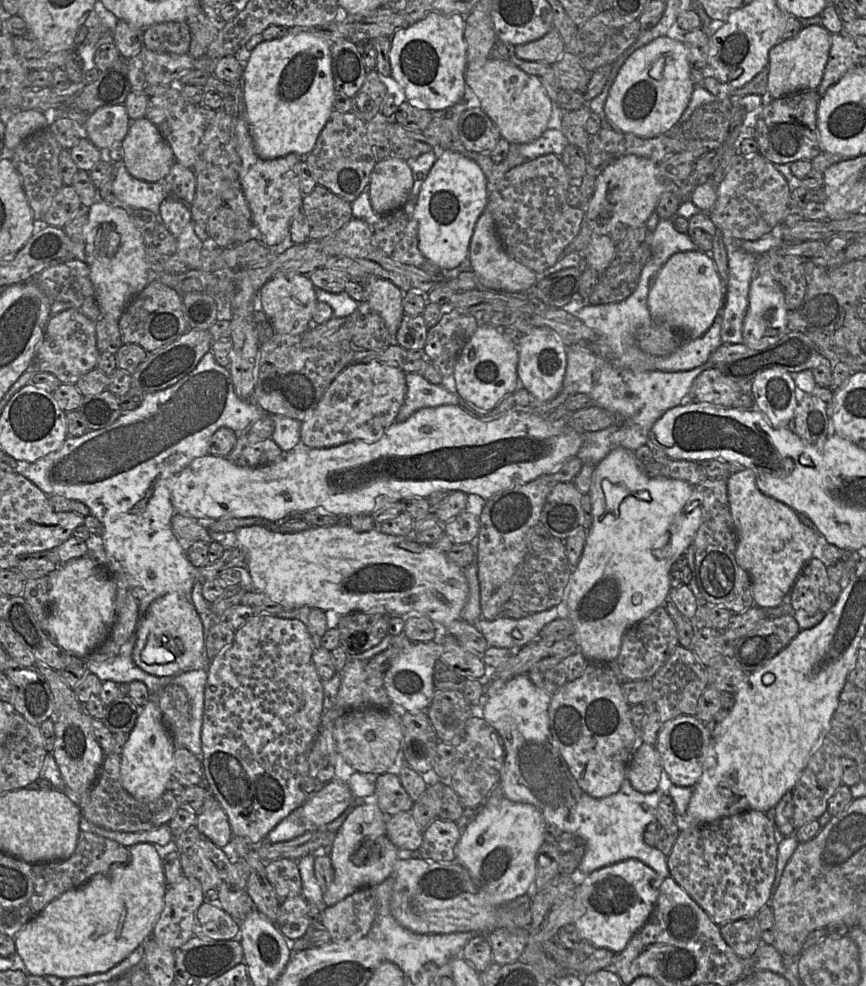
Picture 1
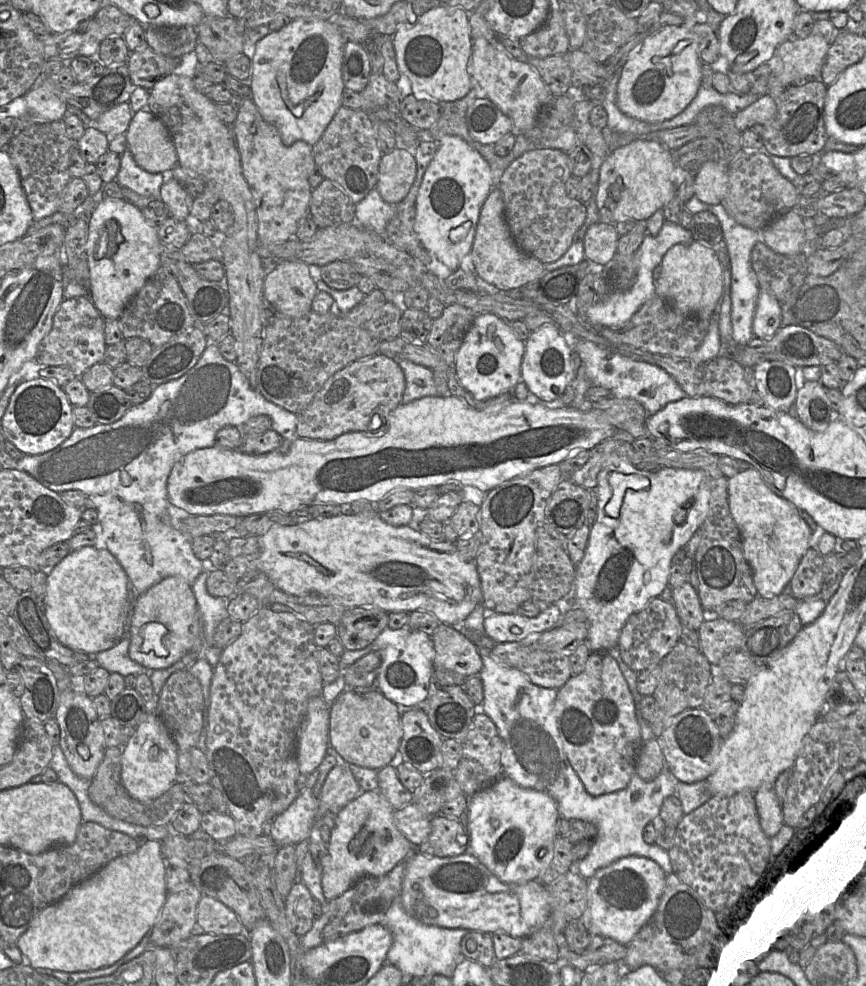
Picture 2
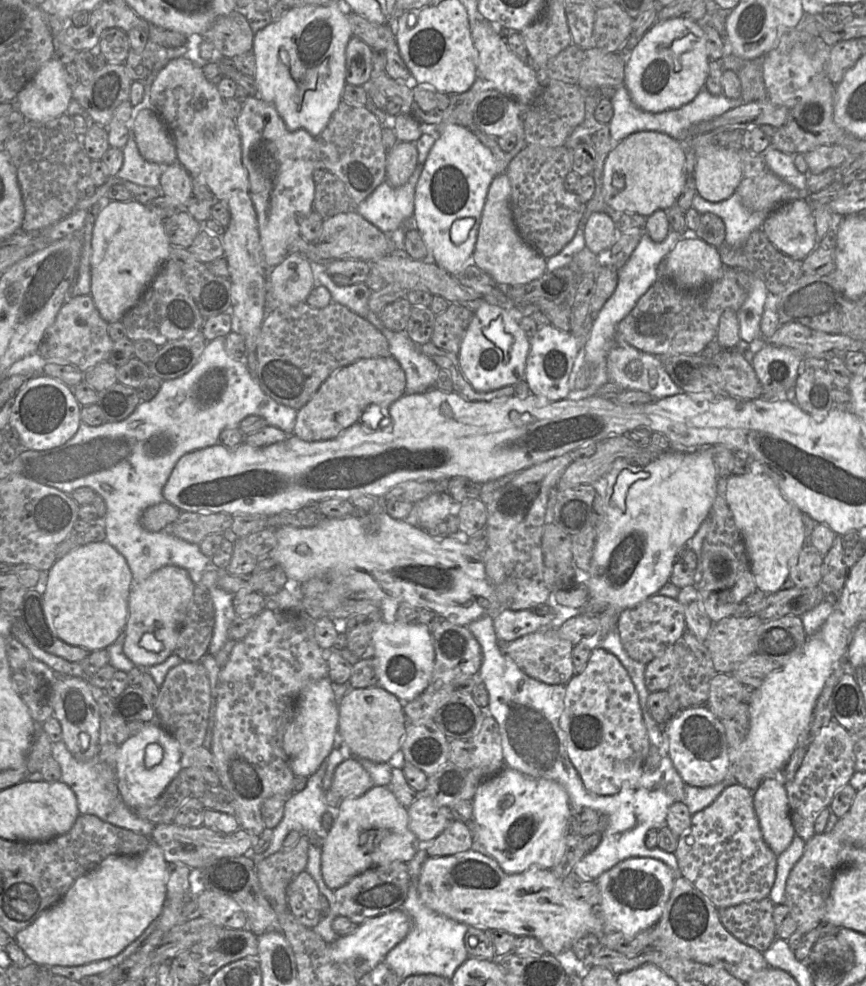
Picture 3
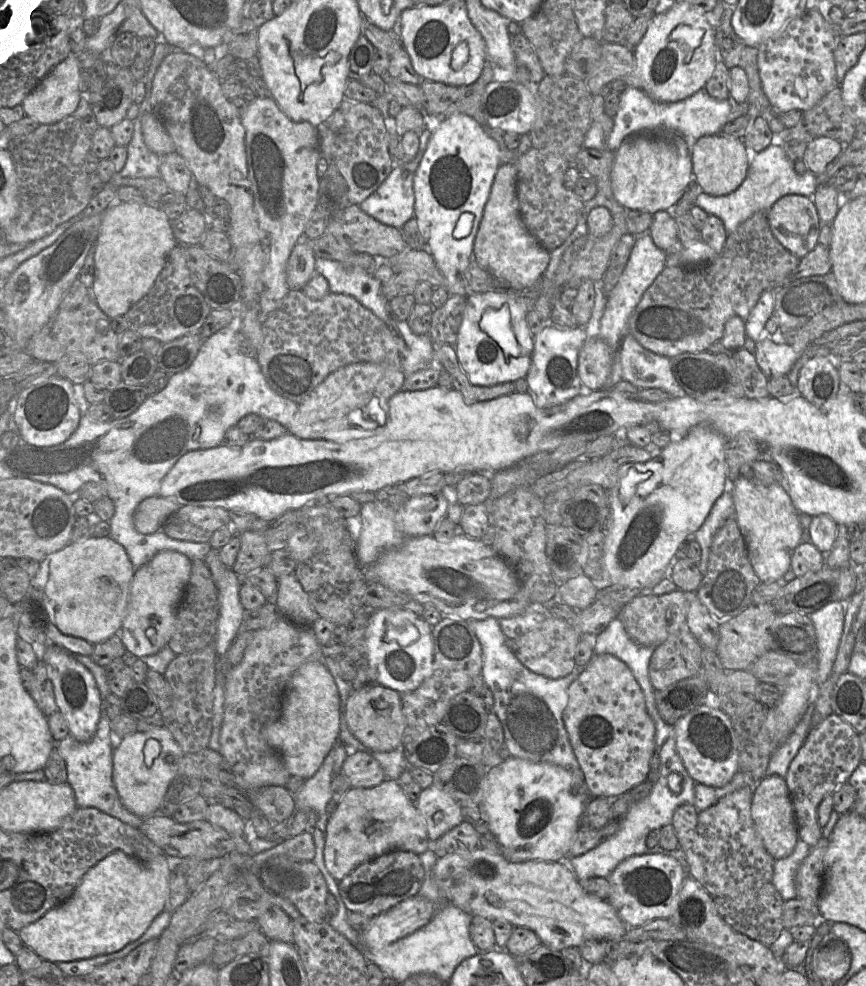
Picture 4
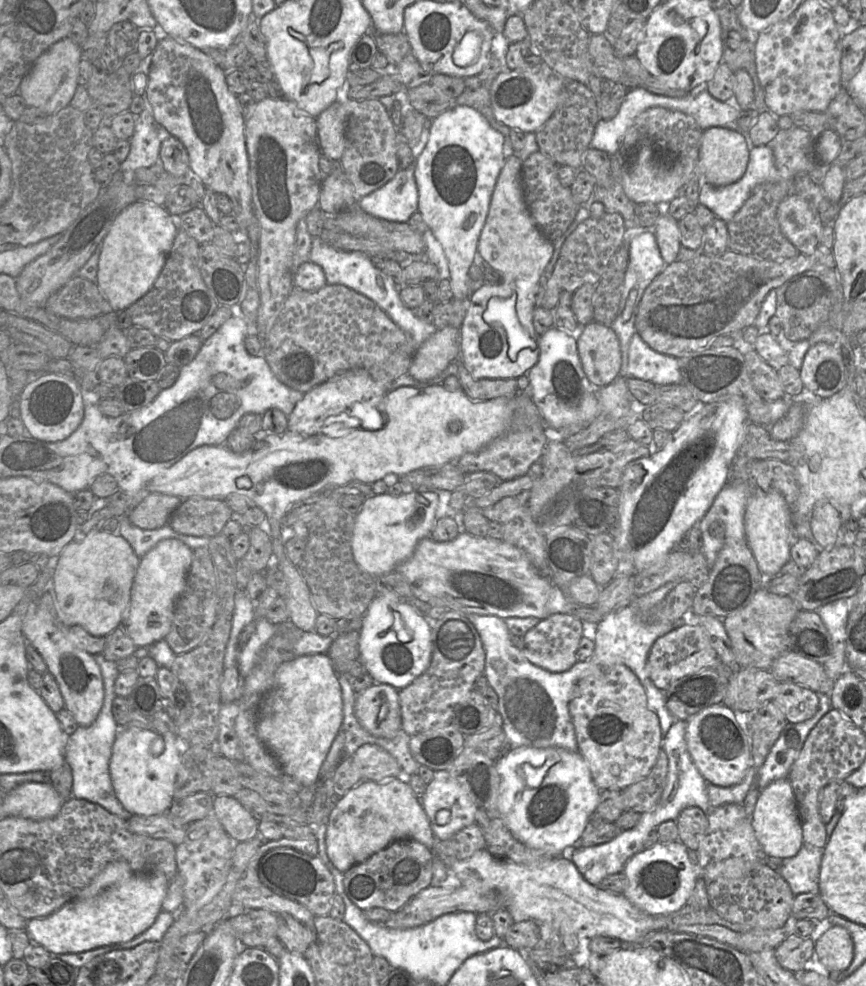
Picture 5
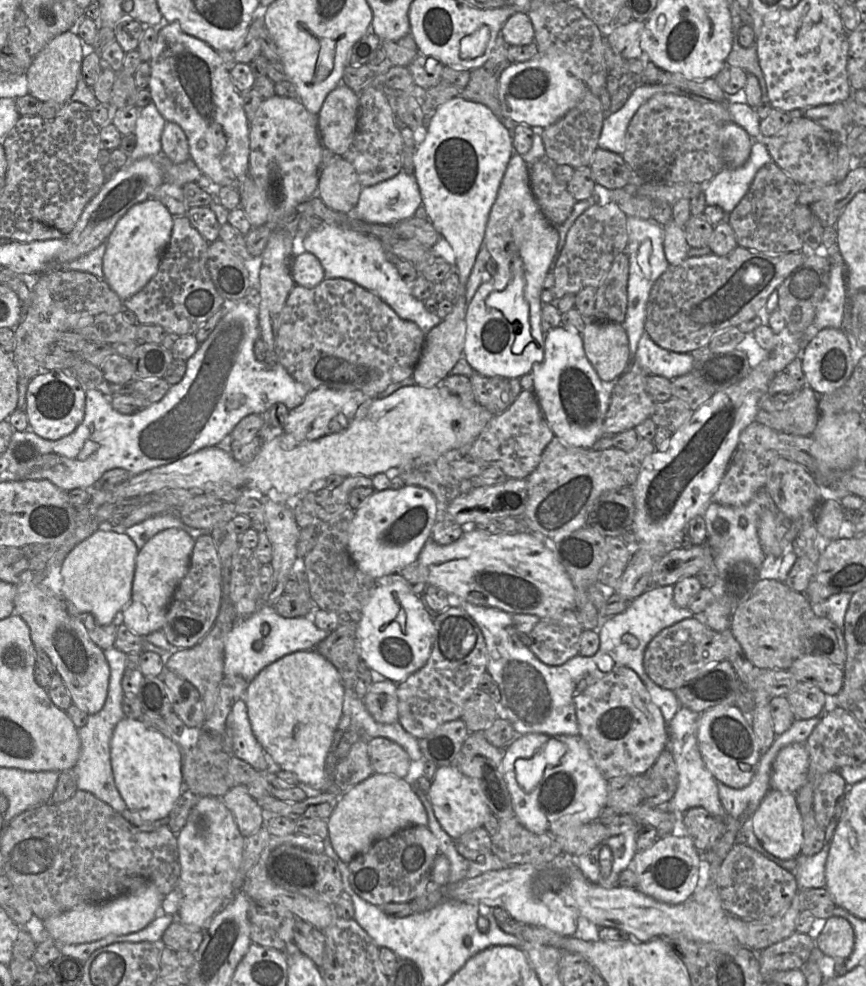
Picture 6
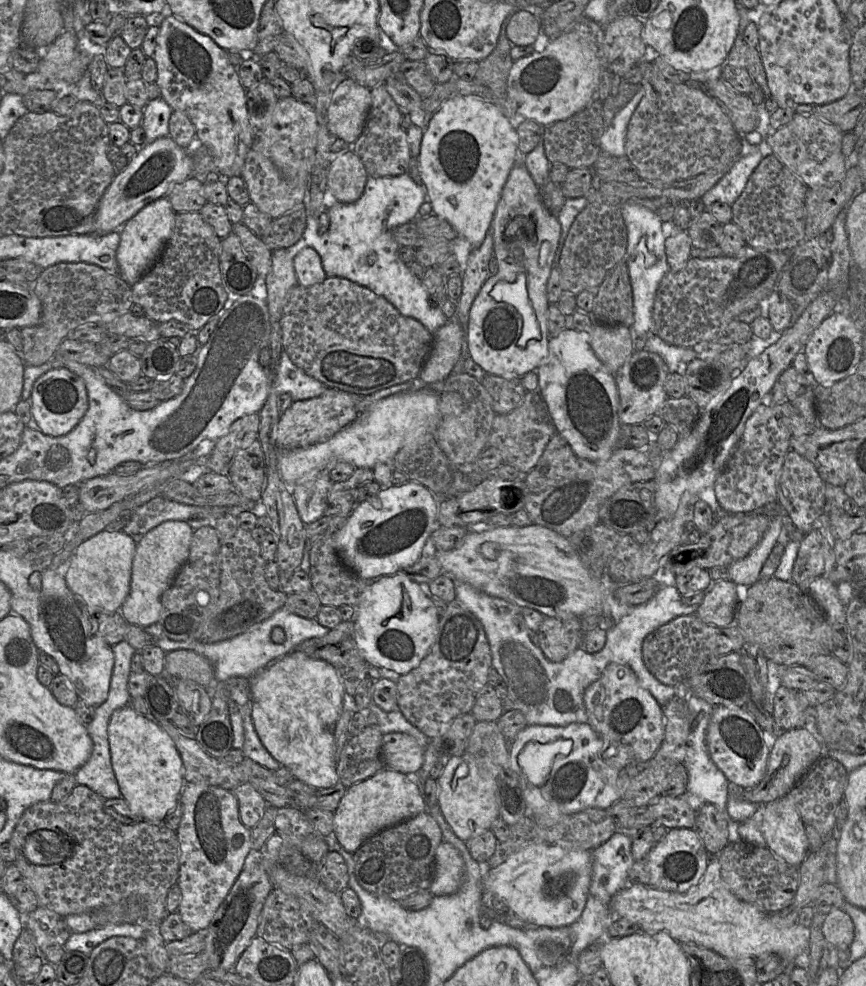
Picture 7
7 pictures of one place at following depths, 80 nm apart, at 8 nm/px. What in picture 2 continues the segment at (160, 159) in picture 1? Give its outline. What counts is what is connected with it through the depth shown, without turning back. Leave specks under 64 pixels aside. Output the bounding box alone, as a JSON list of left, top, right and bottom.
[125,107,178,173]

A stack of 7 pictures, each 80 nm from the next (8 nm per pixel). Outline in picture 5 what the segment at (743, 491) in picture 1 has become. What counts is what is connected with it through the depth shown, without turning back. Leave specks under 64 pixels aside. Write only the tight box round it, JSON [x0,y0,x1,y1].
[744,490,794,577]

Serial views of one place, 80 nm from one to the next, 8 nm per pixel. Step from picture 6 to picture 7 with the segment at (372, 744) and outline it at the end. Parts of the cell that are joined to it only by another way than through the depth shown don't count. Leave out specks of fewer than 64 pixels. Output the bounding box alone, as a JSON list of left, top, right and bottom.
[382,732,423,774]

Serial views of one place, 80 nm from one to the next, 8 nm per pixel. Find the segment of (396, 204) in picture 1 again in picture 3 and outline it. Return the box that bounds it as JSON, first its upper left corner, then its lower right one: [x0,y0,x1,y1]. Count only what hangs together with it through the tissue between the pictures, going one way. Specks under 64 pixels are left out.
[386,142,418,187]

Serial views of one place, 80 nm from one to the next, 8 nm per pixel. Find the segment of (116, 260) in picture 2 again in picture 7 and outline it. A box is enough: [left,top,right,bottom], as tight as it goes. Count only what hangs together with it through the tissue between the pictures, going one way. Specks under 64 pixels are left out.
[116,197,175,286]

